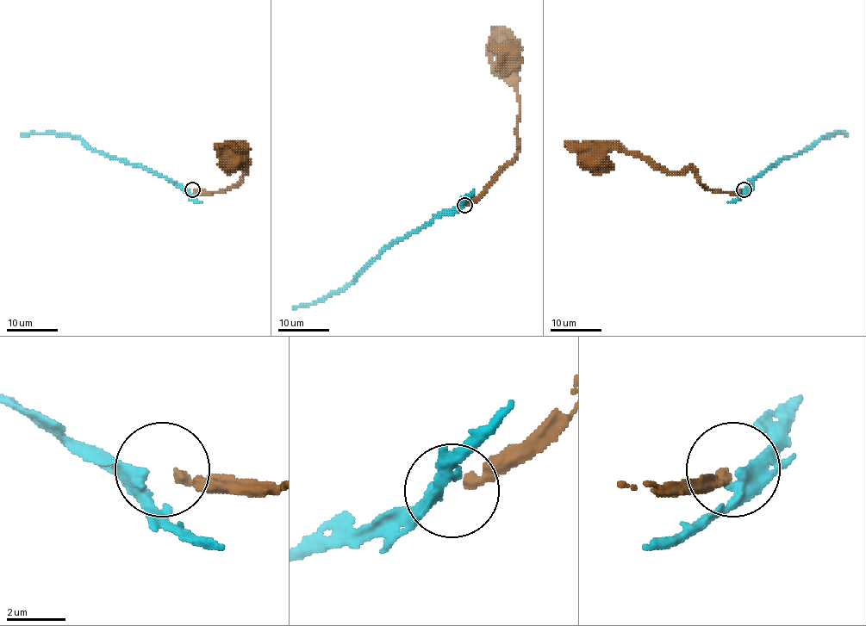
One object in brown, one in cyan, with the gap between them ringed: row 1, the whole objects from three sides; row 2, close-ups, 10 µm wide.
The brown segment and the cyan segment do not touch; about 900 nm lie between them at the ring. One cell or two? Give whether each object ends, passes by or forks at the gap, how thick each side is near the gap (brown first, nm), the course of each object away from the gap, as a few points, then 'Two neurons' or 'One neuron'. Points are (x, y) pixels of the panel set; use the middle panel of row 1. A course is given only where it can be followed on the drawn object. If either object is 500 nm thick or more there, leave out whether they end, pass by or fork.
At the ring brown ends. At the ring cyan passes by. Thickness 320 nm (brown) against 340 nm. Course of brown: (467, 205), (483, 193), (518, 153), (516, 54), (511, 52). Course of cyan: (462, 205), (393, 241), (350, 284), (321, 300), (296, 306), (292, 310). Two neurons

